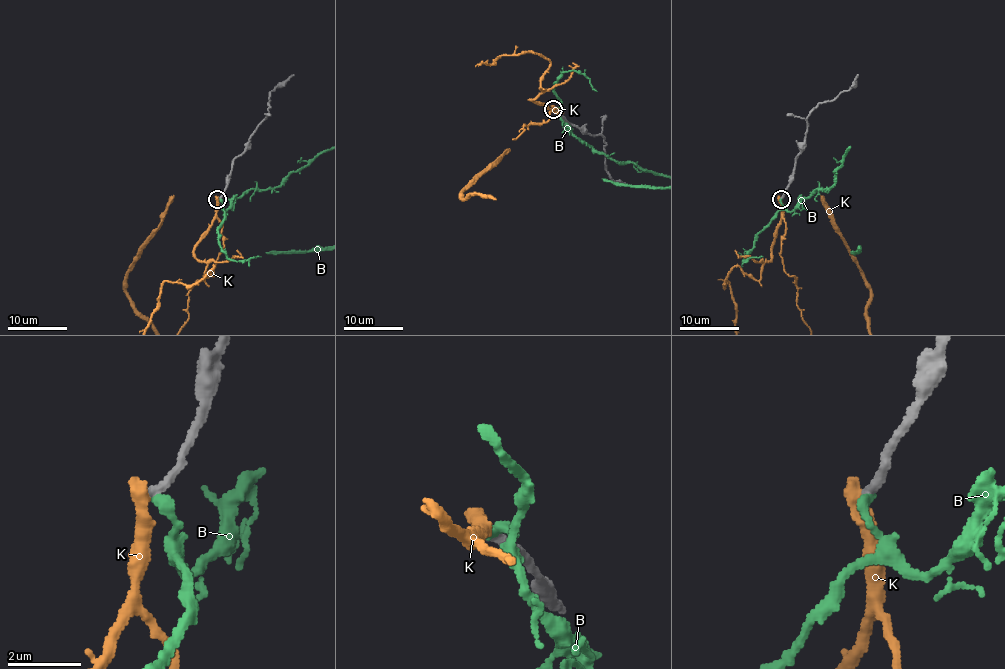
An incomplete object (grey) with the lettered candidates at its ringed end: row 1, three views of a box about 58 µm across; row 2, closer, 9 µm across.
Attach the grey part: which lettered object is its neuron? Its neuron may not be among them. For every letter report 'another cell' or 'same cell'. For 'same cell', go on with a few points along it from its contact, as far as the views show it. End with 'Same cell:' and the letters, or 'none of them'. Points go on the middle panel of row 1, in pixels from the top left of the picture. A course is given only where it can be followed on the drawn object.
B: another cell
K: another cell
Same cell: none of them

